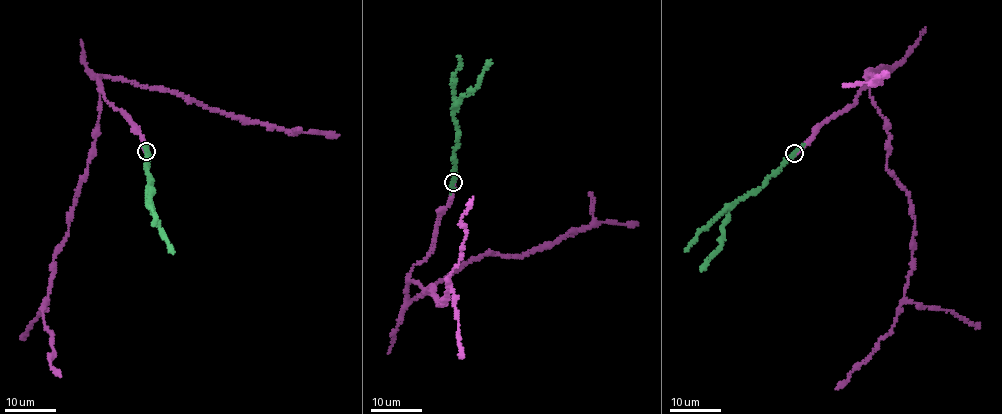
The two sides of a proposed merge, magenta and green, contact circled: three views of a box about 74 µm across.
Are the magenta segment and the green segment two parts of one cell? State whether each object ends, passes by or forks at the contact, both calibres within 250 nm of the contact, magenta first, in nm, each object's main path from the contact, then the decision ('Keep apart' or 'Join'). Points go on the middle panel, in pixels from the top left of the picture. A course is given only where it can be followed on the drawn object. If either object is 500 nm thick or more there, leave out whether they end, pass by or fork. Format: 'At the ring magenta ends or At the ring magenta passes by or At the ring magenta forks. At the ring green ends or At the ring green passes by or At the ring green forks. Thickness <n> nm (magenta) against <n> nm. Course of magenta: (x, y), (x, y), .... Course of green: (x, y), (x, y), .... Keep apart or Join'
At the ring magenta passes by. At the ring green passes by. Thickness 400 nm (magenta) against 280 nm. Course of magenta: (453, 181), (430, 253), (409, 279), (424, 290), (432, 284), (439, 303), (446, 303), (473, 197). Course of green: (453, 181), (457, 162), (454, 156), (459, 138), (452, 107), (476, 88), (491, 59). Join

